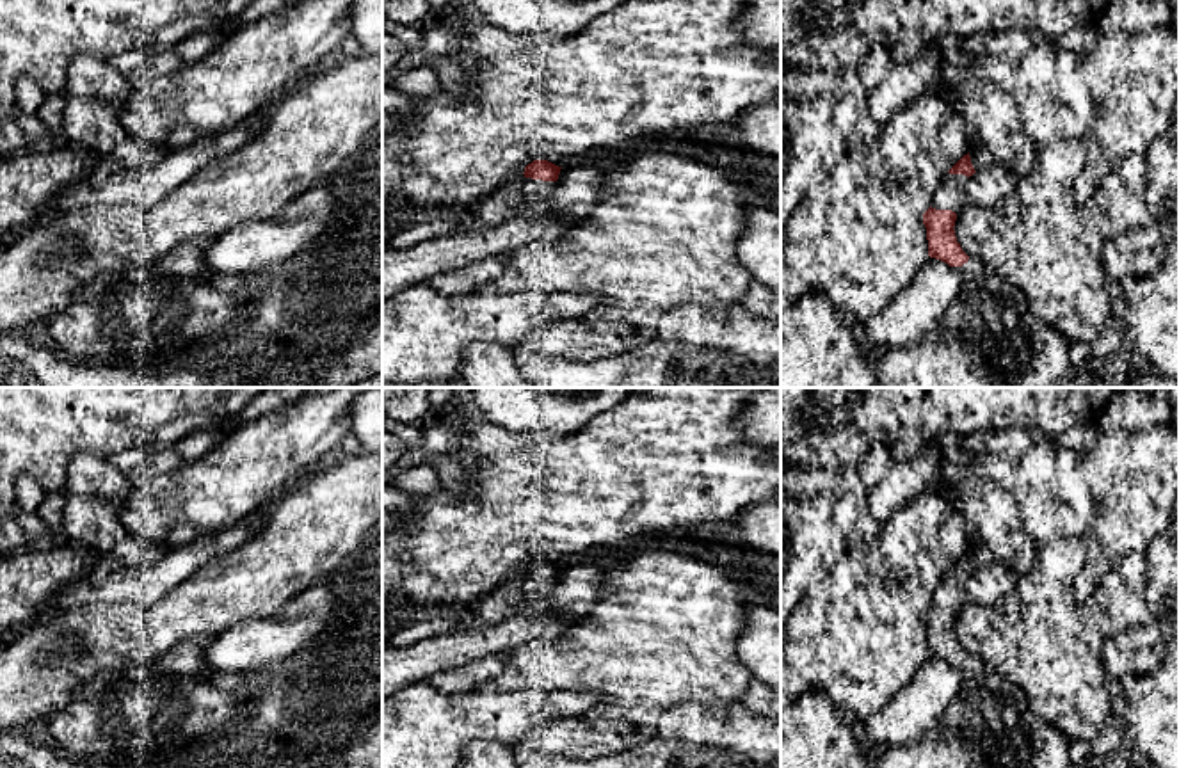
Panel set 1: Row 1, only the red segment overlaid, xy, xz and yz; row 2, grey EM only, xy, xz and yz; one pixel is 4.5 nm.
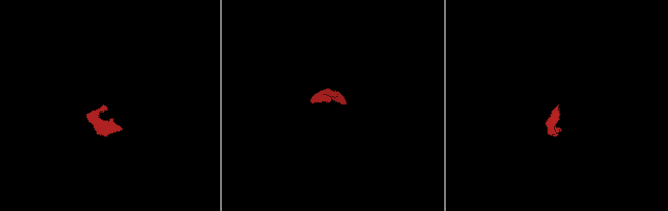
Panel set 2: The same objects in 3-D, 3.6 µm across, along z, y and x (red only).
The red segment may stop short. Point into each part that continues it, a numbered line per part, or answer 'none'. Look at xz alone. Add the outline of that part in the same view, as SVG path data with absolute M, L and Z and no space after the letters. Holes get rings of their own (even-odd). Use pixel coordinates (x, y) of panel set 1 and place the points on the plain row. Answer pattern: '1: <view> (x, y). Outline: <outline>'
1: xz (498, 603). Outline: M525 576L521 580L507 581L494 587L480 599L477 599L471 608L484 622L494 626L512 615L514 608L523 597L549 596L555 587L557 580Z

